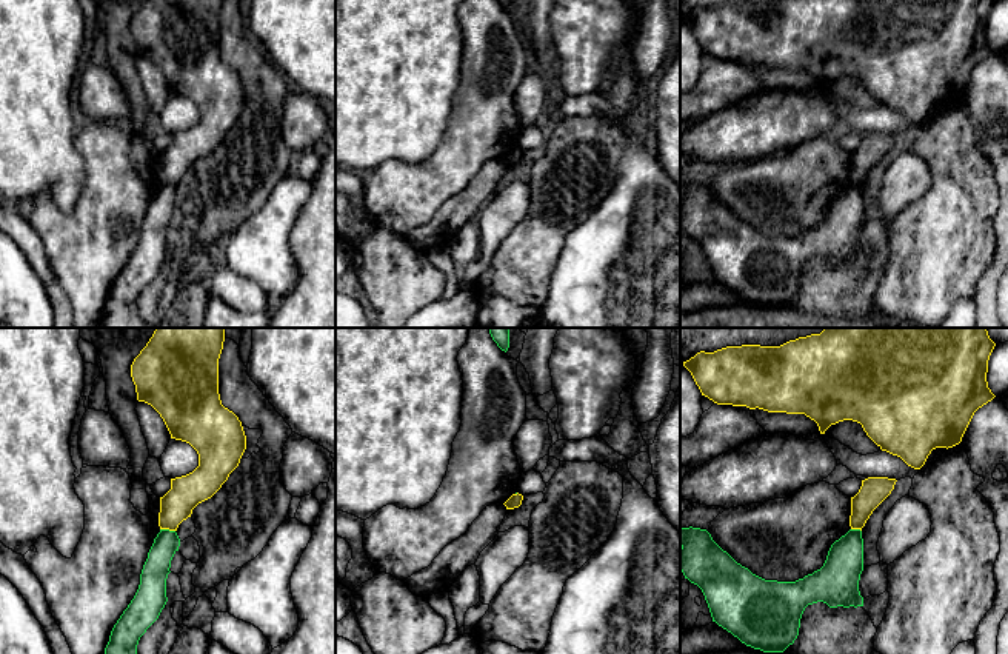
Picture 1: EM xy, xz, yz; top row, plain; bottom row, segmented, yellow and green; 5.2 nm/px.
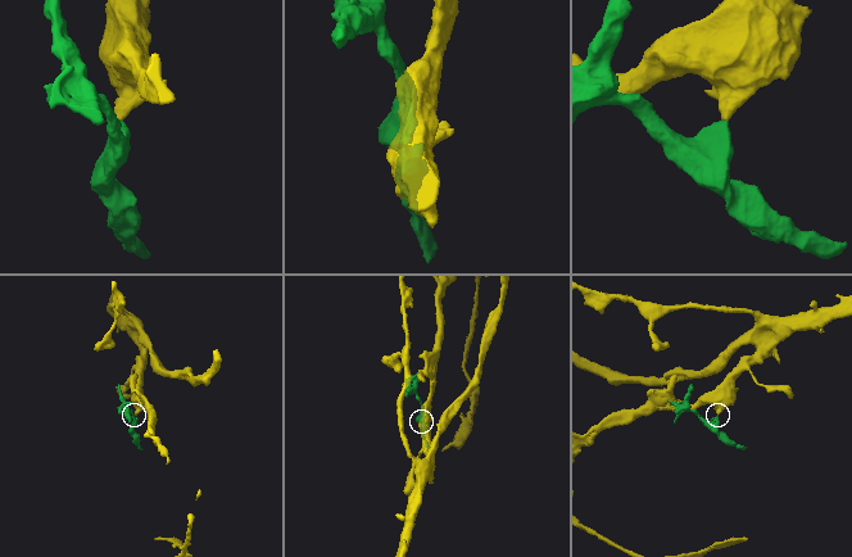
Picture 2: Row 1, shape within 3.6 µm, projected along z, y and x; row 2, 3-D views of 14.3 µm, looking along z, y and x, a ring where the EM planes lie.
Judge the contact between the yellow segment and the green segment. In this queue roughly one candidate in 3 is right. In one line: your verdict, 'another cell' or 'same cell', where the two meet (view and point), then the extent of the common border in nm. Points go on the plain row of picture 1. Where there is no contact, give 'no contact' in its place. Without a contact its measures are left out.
another cell; contact xy (168, 183); length 80 nm

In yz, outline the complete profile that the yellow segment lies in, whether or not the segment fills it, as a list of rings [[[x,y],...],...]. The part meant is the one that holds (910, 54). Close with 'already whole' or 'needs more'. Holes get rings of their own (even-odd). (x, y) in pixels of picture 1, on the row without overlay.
[[[742,0],[726,2],[714,8],[700,6],[689,15],[683,17],[683,22],[691,28],[702,51],[708,52],[717,60],[746,62],[749,65],[759,63],[768,68],[805,69],[817,78],[820,89],[825,89],[831,80],[843,75],[853,75],[862,80],[866,91],[882,106],[900,112],[914,125],[920,125],[933,105],[948,105],[959,100],[974,68],[996,52],[988,43],[986,37],[988,15],[994,2],[996,0]]]; already whole

